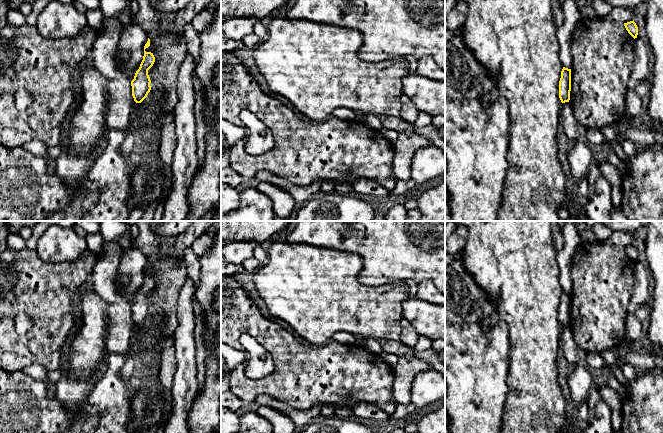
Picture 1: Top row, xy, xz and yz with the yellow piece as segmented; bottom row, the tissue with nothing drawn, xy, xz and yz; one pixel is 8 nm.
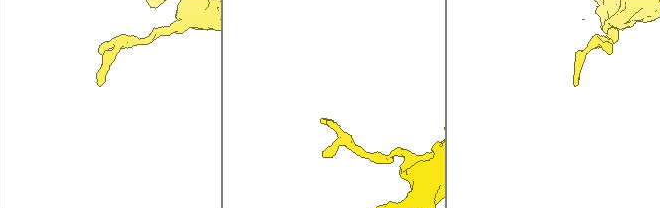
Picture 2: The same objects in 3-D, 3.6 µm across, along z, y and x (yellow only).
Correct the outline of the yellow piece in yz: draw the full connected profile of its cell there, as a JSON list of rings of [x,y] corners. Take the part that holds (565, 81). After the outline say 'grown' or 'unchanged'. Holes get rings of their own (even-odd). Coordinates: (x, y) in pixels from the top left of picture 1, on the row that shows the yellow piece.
[[[563,67],[559,81],[559,98],[562,103],[569,102],[571,91],[571,69]]]; unchanged

